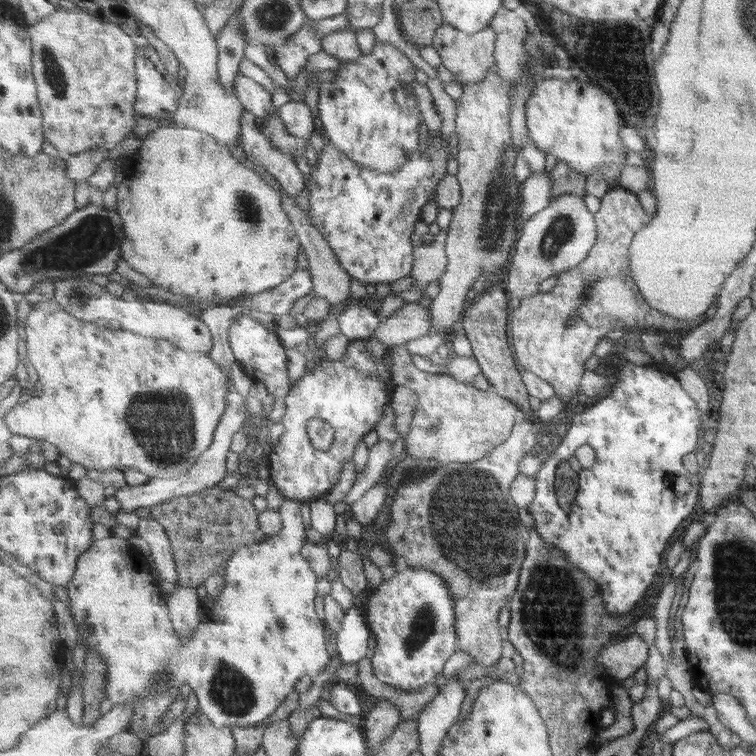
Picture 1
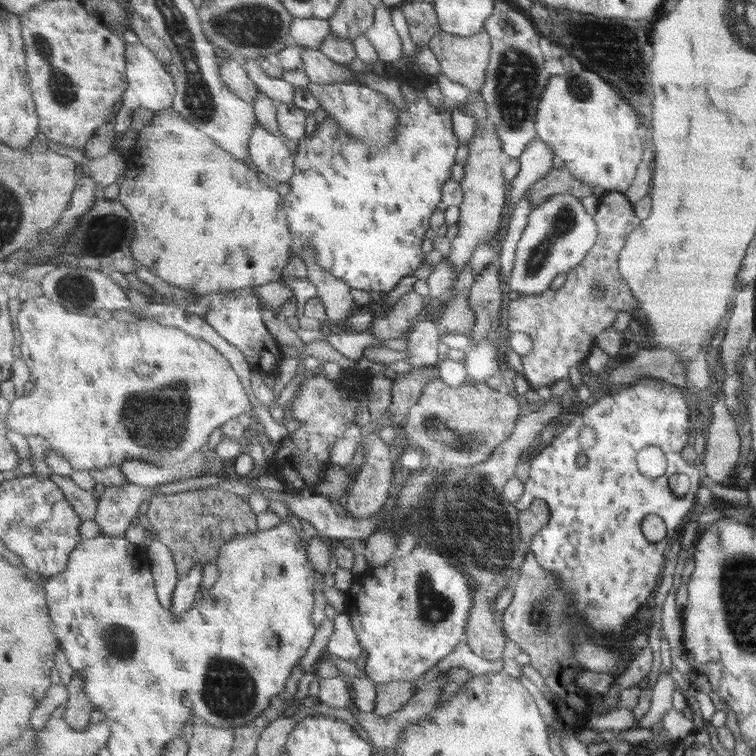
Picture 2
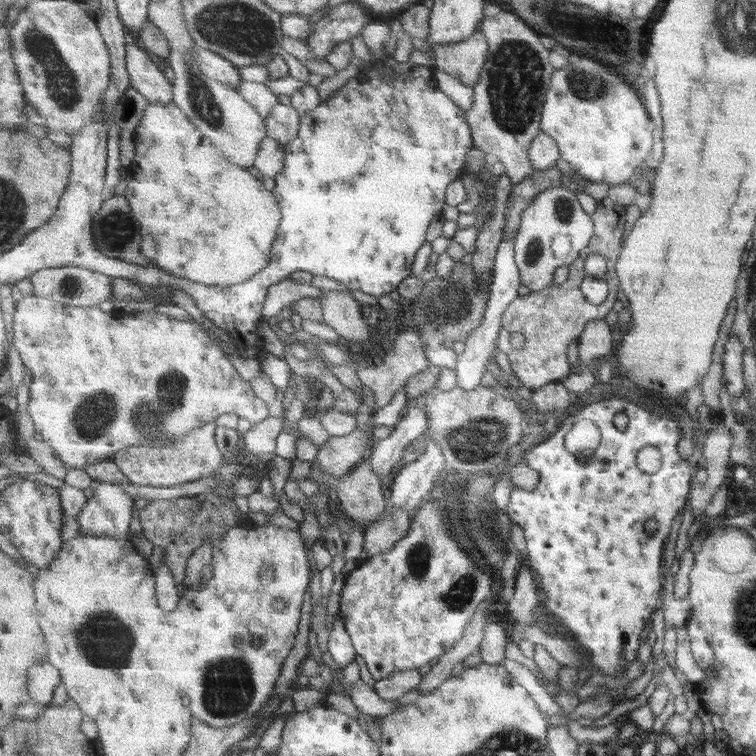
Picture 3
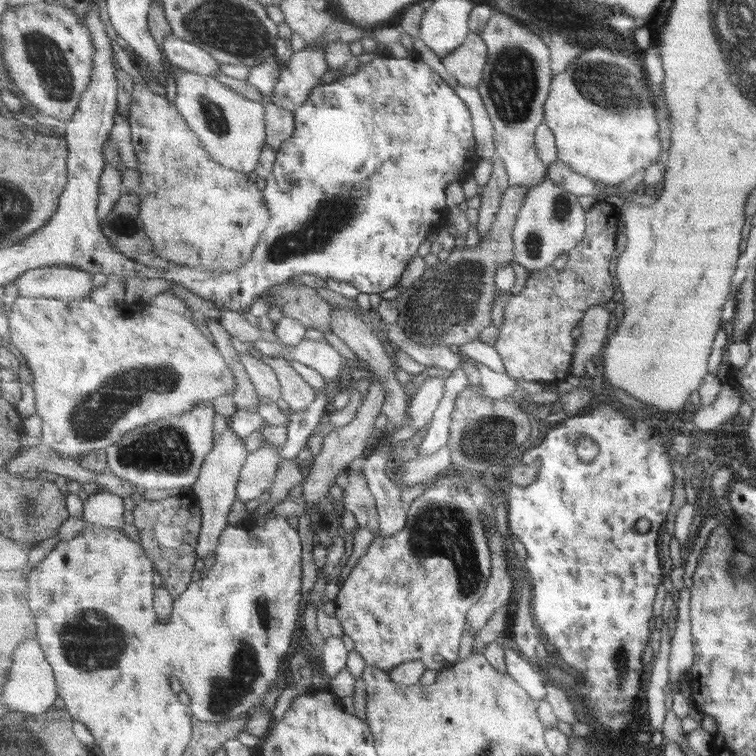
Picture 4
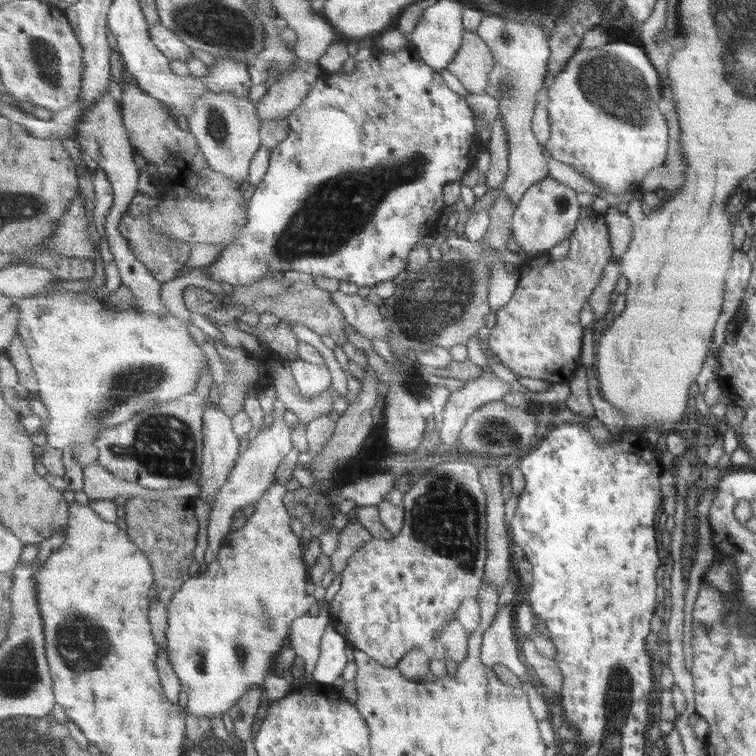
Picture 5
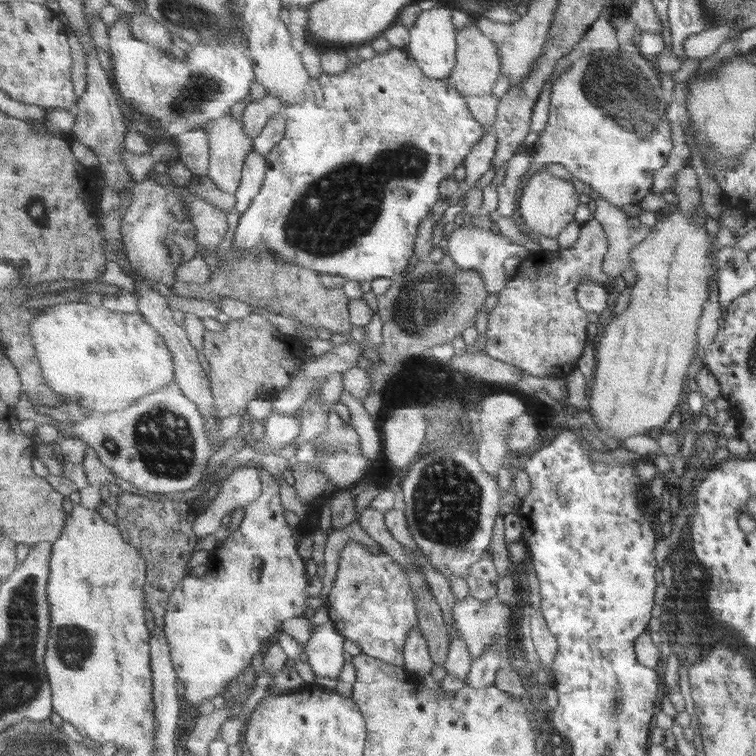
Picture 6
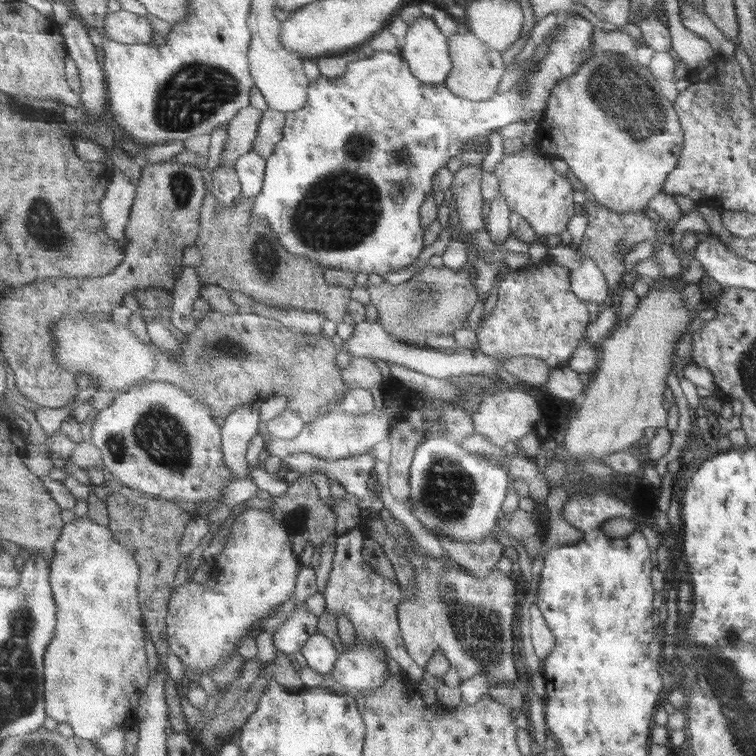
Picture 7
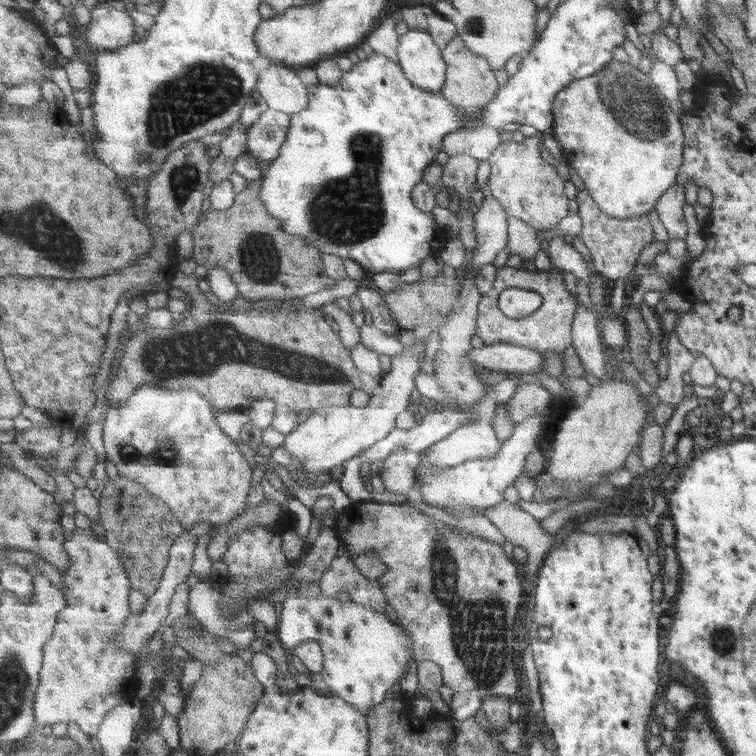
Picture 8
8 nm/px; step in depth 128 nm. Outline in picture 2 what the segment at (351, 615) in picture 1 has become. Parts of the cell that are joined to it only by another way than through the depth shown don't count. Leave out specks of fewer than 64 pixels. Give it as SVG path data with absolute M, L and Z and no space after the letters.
M341 612L335 619L333 633L329 636L328 652L339 658L356 662L363 649L351 617Z

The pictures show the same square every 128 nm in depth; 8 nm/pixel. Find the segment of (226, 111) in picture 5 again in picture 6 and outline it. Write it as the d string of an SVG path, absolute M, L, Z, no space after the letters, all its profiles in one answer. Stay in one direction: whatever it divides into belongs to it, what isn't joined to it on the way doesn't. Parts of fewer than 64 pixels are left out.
M223 116L219 120L211 120L204 126L204 131L208 134L211 145L210 171L208 176L214 181L214 184L224 192L235 196L242 183L243 167L247 157L254 151L254 141L252 141L245 132L244 124L241 119L236 120L233 116Z

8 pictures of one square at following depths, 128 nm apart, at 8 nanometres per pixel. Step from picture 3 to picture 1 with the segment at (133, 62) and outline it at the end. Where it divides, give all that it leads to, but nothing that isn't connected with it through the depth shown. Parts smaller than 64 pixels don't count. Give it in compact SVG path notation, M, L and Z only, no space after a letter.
M149 45L137 48L135 56L135 72L137 72L137 99L135 99L135 117L142 116L153 120L169 121L177 113L179 101L184 93L183 82L164 68L156 52Z

